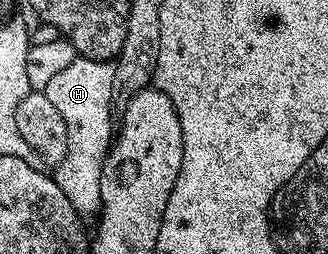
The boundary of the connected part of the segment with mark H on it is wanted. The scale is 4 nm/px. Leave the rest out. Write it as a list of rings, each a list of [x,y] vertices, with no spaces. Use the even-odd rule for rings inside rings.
[[[76,56],[69,67],[57,72],[49,80],[45,90],[49,103],[61,111],[61,119],[65,119],[65,127],[69,131],[69,147],[65,151],[65,159],[54,166],[53,176],[61,191],[69,195],[69,203],[73,203],[73,207],[84,219],[98,218],[99,210],[103,208],[101,171],[113,140],[111,105],[115,101],[114,78],[115,66],[111,61],[94,61]]]

